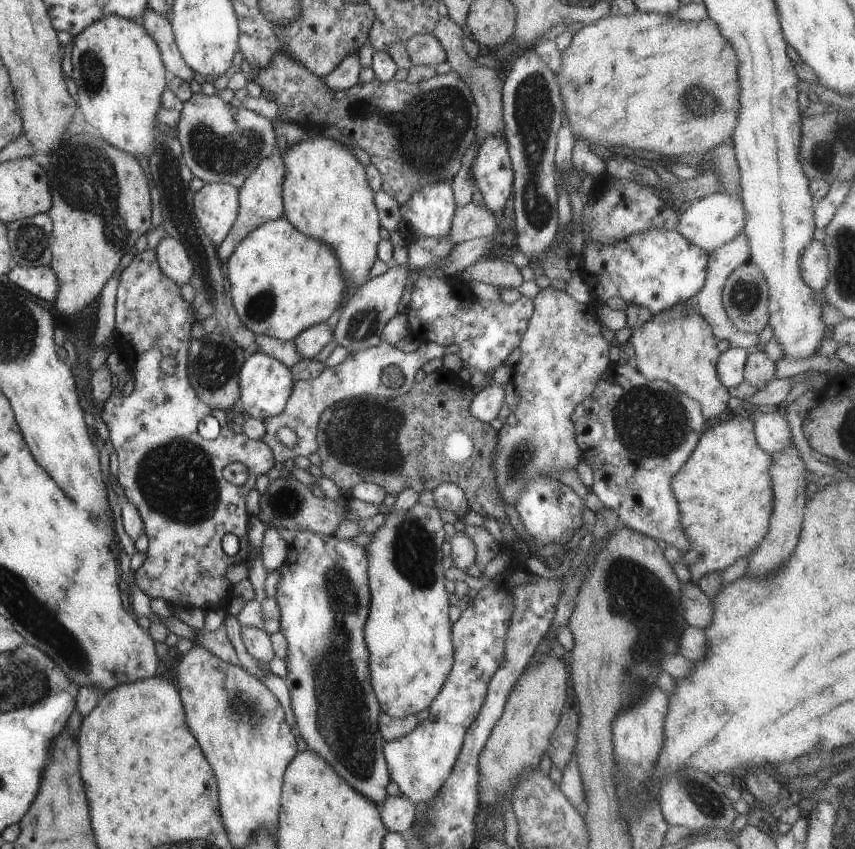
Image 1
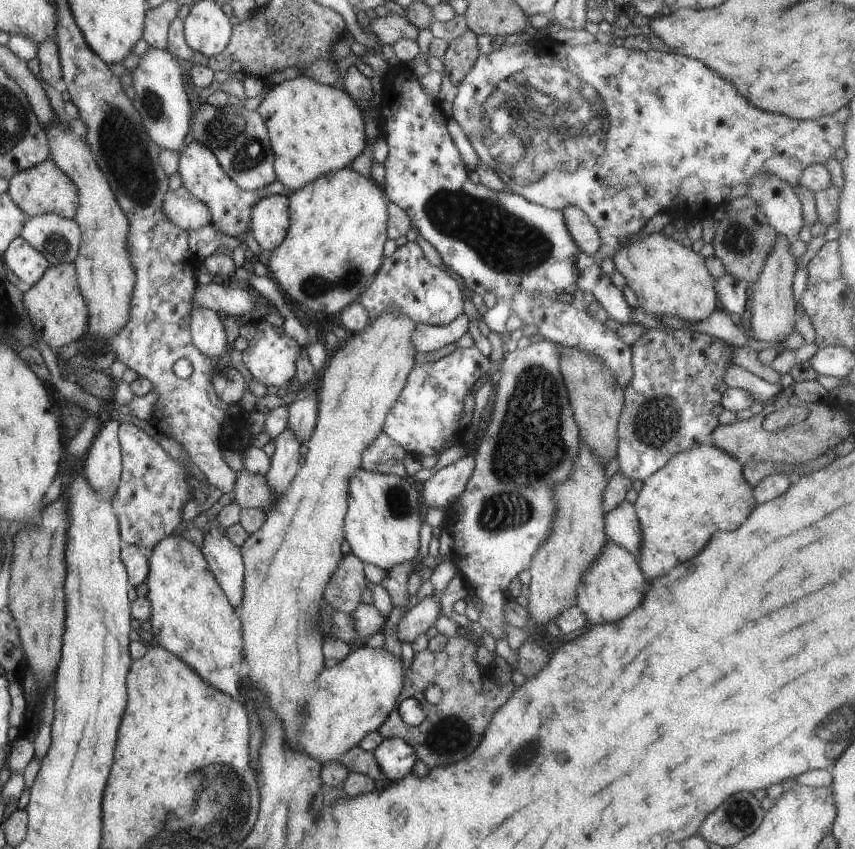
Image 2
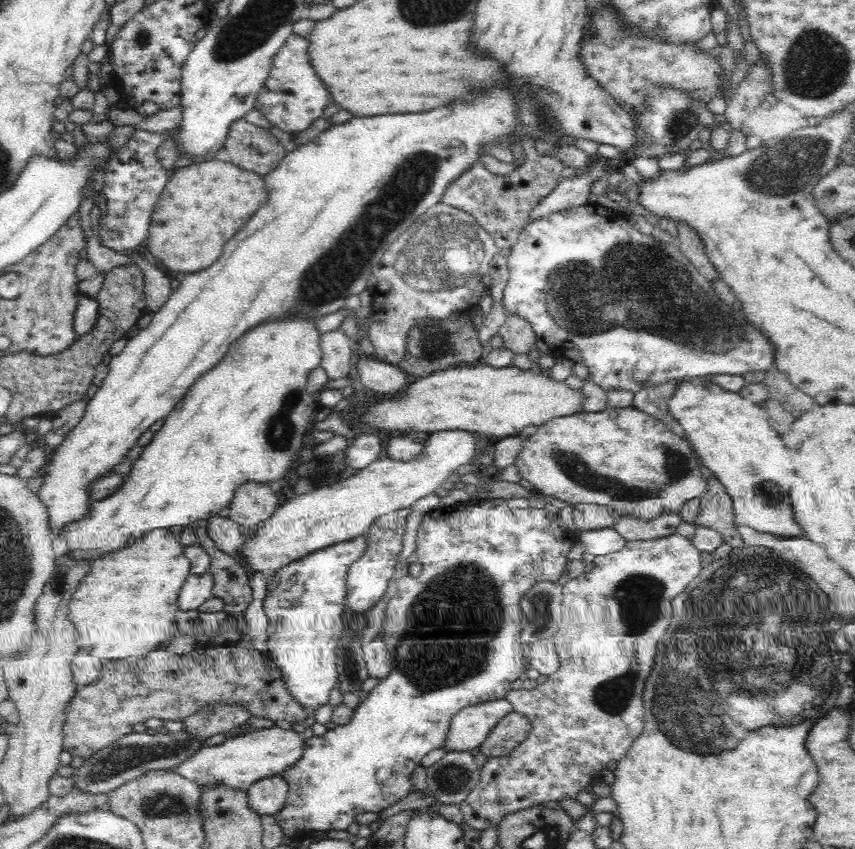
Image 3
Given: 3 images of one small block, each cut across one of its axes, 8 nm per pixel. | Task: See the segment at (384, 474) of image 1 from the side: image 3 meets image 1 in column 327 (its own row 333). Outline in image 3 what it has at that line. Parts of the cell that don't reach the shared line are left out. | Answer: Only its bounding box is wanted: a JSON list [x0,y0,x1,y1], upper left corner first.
[396,308,483,380]

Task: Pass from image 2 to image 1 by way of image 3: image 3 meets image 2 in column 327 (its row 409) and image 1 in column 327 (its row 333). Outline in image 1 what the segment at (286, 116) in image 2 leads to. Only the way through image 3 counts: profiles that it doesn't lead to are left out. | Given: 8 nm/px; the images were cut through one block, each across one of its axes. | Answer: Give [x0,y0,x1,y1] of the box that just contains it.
[281,134,379,299]

